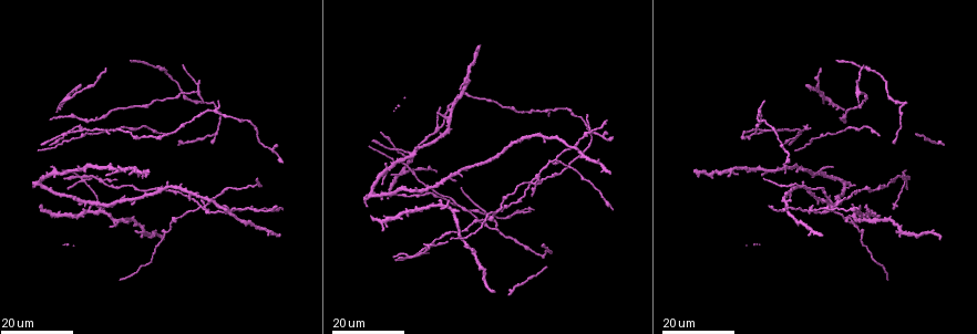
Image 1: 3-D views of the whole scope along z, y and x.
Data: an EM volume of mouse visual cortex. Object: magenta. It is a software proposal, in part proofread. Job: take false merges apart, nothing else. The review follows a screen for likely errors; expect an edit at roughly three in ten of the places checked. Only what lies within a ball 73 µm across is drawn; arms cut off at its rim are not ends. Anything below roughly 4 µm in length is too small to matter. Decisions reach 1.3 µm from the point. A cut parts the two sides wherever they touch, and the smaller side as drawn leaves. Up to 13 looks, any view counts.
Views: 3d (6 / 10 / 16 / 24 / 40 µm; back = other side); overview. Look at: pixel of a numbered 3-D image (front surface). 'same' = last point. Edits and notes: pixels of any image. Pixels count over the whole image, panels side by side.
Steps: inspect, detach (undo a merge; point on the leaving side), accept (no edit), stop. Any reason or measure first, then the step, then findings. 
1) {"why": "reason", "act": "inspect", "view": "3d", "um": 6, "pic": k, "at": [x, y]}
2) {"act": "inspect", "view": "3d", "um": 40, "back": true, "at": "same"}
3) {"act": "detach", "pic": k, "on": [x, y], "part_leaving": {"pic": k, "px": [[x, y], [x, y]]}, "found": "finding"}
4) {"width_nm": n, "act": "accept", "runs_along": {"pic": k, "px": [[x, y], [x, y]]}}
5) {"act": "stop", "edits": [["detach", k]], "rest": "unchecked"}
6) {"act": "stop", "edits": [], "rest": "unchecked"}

{"why": "three arms meet", "act": "inspect", "view": "3d", "um": 16, "pic": 1, "at": [557, 160]}

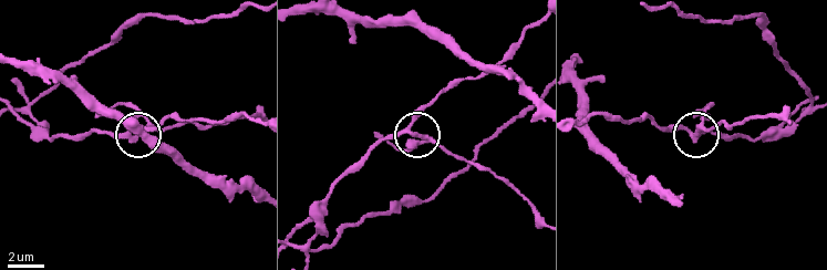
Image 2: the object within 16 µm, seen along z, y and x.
{"why": "zoom in", "act": "inspect", "view": "3d", "um": 10, "pic": 2, "at": [407, 133]}

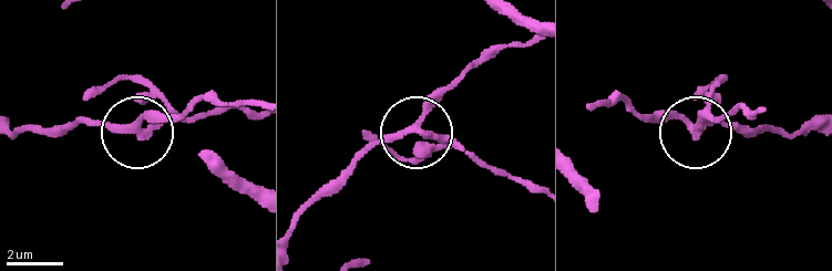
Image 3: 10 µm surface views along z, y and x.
{"arms": 3, "act": "detach", "pic": 3, "on": [455, 142], "part_leaving": {"pic": 3, "px": [[420, 133], [447, 137], [532, 183]]}, "found": "a second neuron is stuck on"}

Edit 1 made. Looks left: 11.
{"act": "inspect", "view": "overview"}

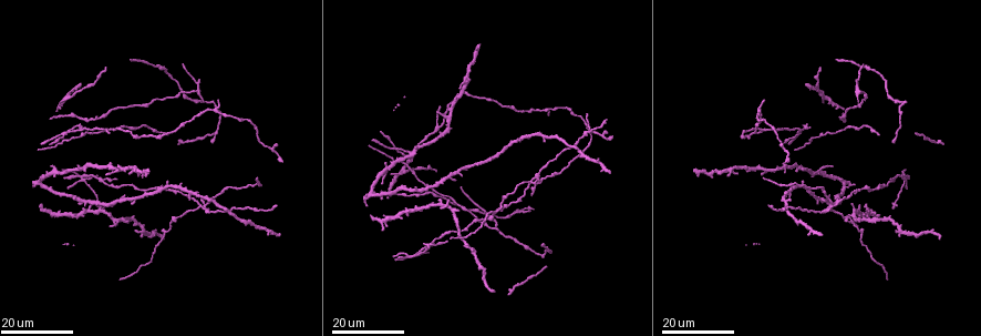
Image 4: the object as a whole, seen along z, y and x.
{"why": "thin arm on a thick one", "act": "inspect", "view": "3d", "um": 16, "pic": 4, "at": [766, 171]}

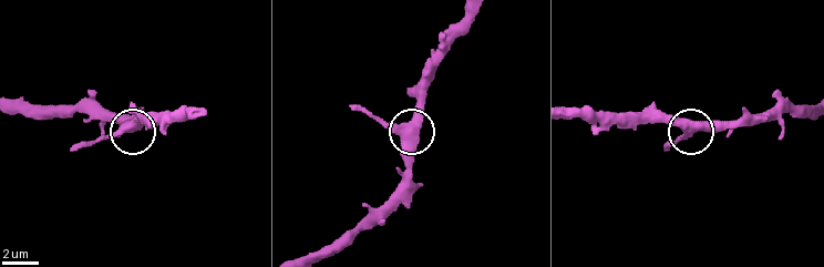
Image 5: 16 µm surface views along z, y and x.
{"act": "inspect", "view": "3d", "um": 6, "pic": 5, "at": [126, 126]}

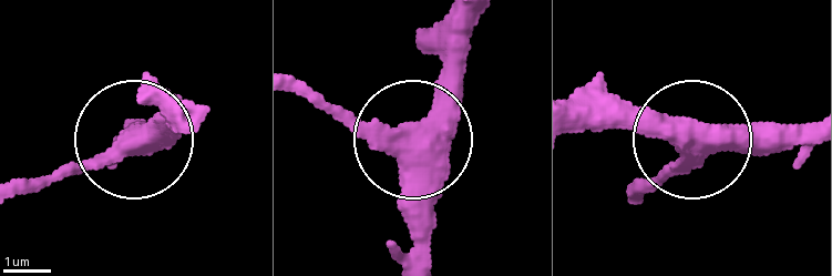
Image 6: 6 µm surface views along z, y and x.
{"side_arm_um": 28, "act": "accept", "runs_along": {"pic": 6, "px": [[407, 253], [410, 138], [295, 93]]}, "found": "continuous, no second neuron"}

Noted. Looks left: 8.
{"why": "side arm on a straight run", "act": "inspect", "view": "3d", "um": 16, "pic": 4, "at": [436, 124]}

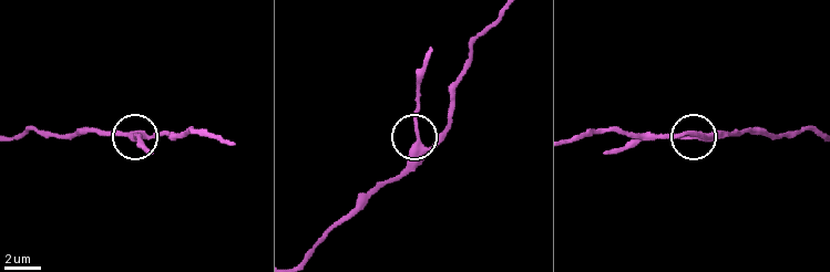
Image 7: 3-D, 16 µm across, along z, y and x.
{"act": "inspect", "view": "3d", "um": 10, "pic": 7, "at": [416, 136]}

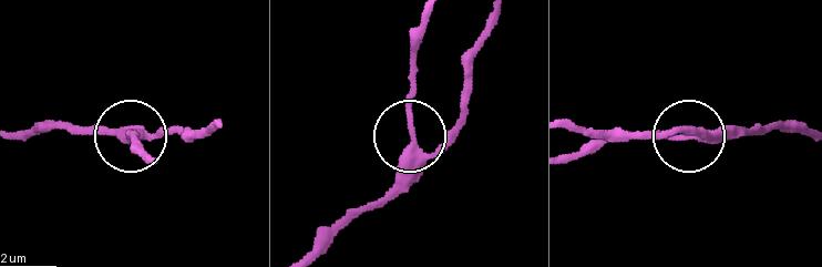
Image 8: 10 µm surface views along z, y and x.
{"width_nm": 270, "act": "accept", "found": "all the same neuron"}

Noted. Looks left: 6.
{"act": "inspect", "view": "3d", "um": 24, "pic": 4, "at": [396, 148]}

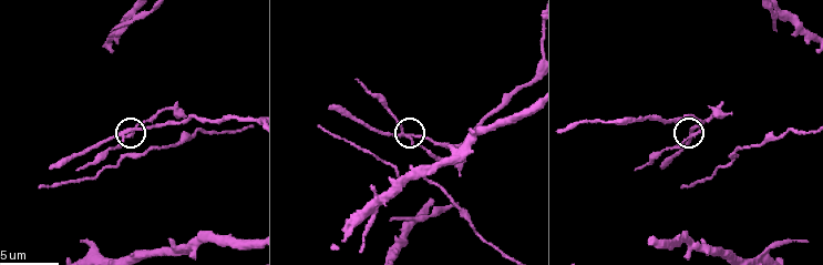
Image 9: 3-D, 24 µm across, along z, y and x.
{"act": "inspect", "view": "3d", "um": 6, "pic": 9, "at": [408, 138]}

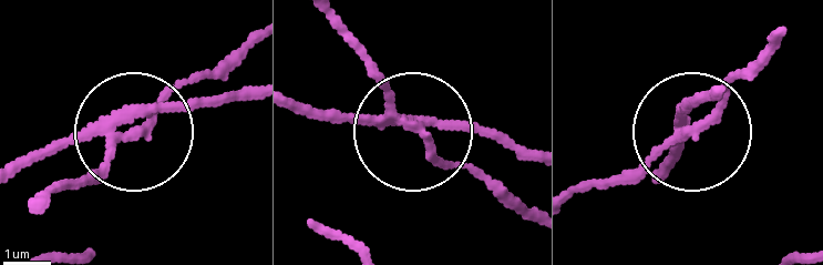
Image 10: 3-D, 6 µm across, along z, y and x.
{"width_nm": 210, "act": "detach", "pic": 10, "on": [440, 164], "part_leaving": {"pic": 10, "px": [[399, 118], [526, 205]]}, "found": "a second neuron is stuck on"}

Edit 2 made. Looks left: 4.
{"act": "inspect", "view": "overview"}

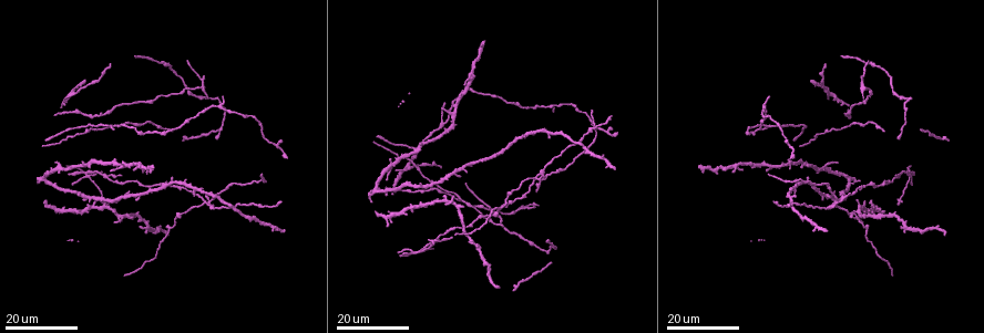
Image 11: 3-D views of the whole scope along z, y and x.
{"why": "four-way junction", "act": "inspect", "view": "3d", "um": 24, "pic": 11, "at": [451, 200]}

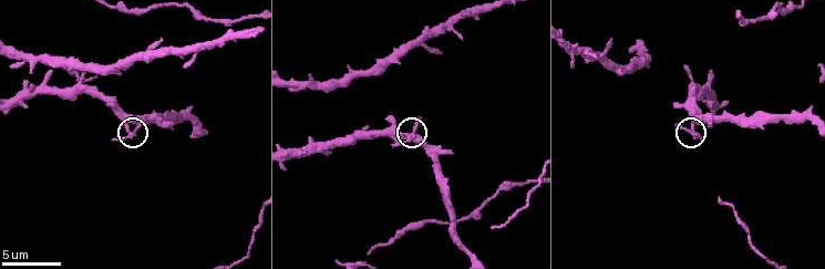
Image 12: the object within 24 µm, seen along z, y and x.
{"why": "closer look", "act": "inspect", "view": "3d", "um": 6, "pic": 12, "at": [693, 126]}

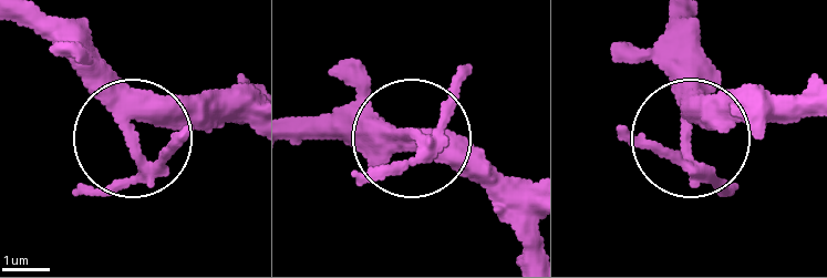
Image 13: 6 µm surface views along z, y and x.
{"act": "accept", "found": "one neuron here"}

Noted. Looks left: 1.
{"why": "thick turns thin", "act": "inspect", "view": "3d", "um": 6, "pic": 12, "at": [427, 220]}

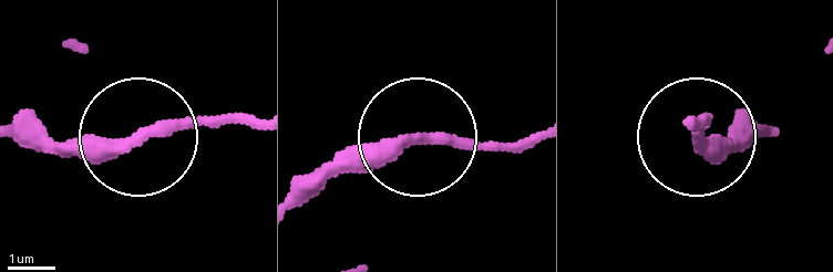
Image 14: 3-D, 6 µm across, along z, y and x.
{"act": "accept", "found": "one neuron here"}

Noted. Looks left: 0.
{"act": "stop", "edits": [["detach", 3], ["detach", 10]], "rest": "unchecked"}

